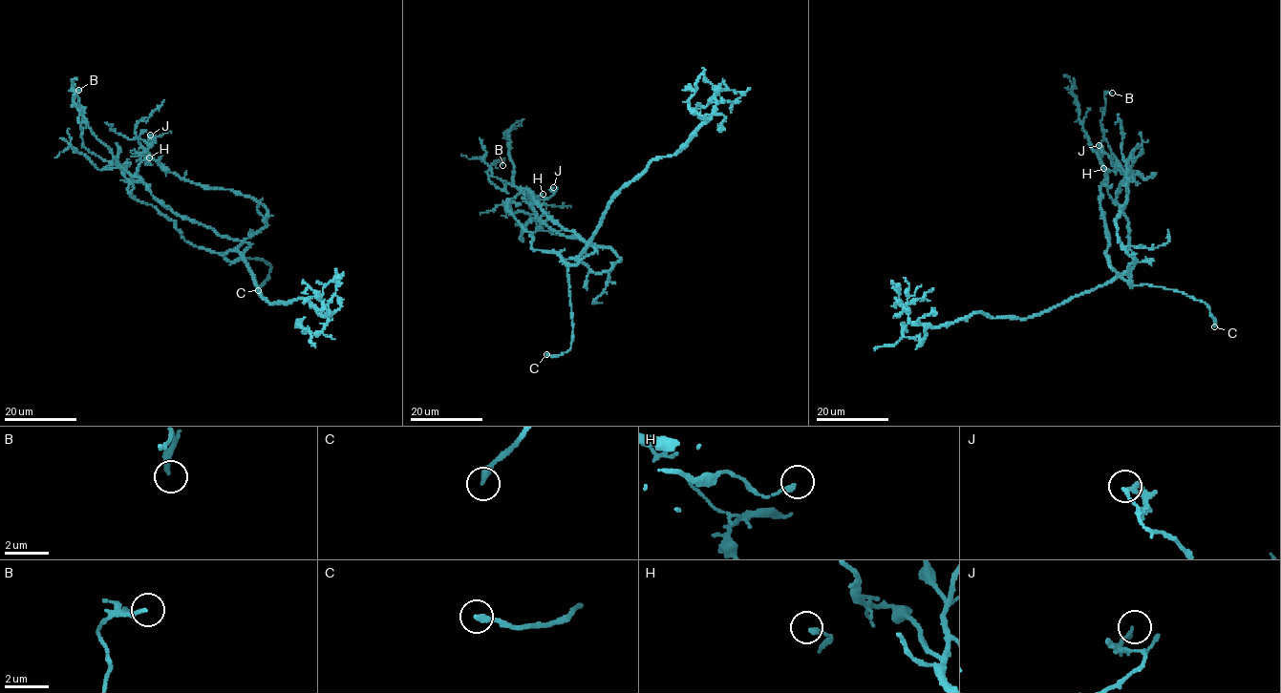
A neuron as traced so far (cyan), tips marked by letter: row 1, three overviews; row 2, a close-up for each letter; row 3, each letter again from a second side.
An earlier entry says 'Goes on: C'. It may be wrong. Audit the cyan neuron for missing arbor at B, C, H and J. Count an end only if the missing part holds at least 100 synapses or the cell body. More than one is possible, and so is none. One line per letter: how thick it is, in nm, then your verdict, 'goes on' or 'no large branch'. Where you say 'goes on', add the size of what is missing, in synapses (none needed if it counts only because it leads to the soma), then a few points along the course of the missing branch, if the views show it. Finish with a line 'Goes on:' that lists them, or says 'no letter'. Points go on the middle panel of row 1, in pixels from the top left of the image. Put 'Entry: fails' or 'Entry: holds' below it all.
B: 200 nm thick; no large branch
C: 280 nm thick; goes on; missing branch runs (546, 354), (513, 353), (502, 357), (514, 365), (523, 381)
H: 200 nm thick; no large branch
J: 140 nm thick; no large branch
Goes on: C
Entry: holds

